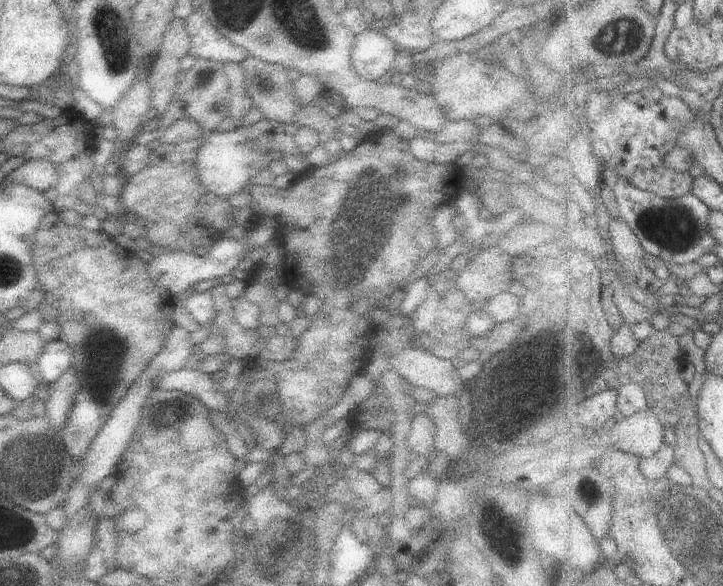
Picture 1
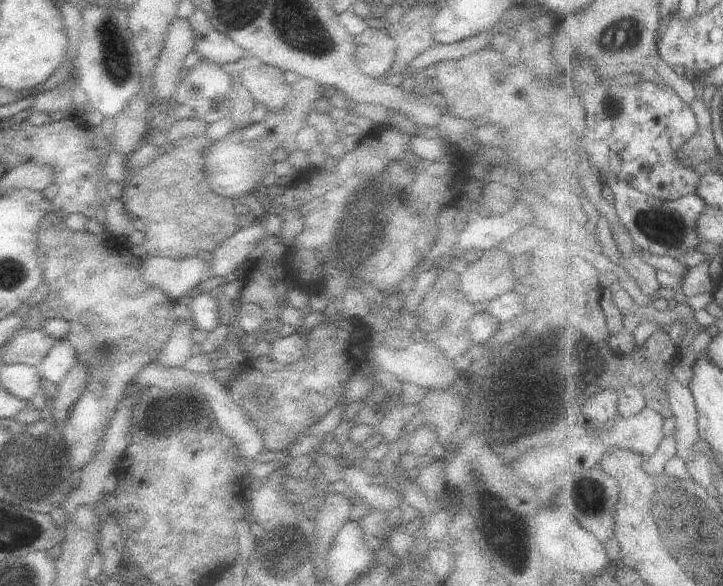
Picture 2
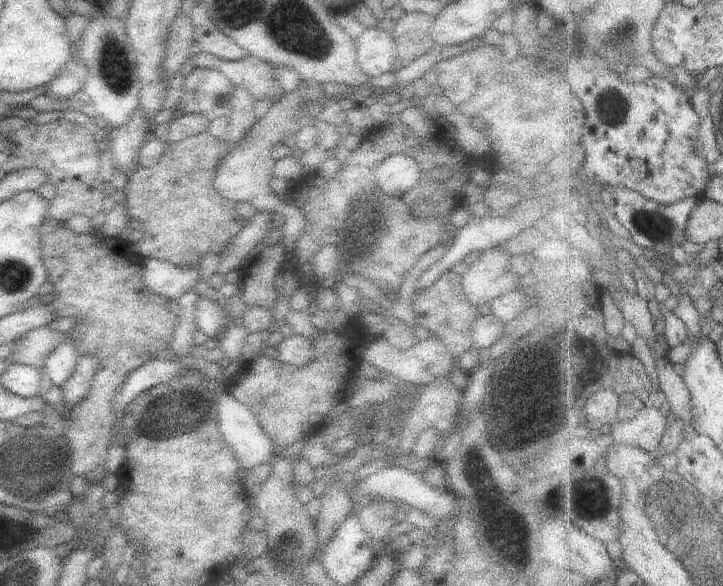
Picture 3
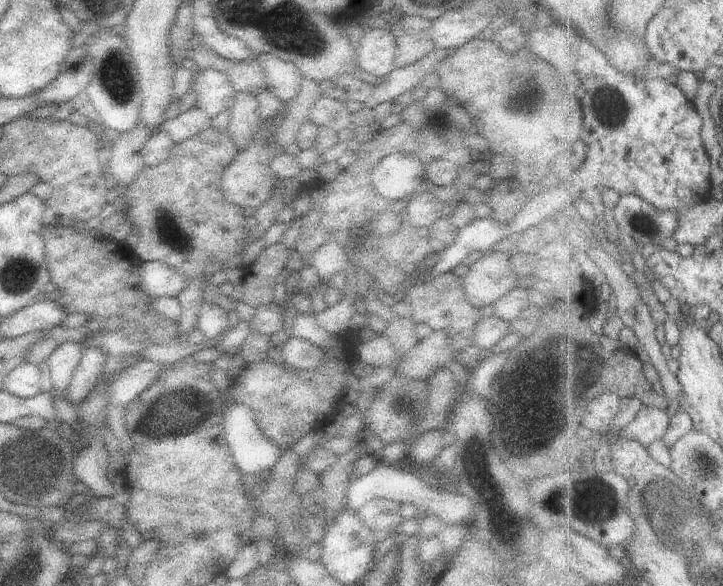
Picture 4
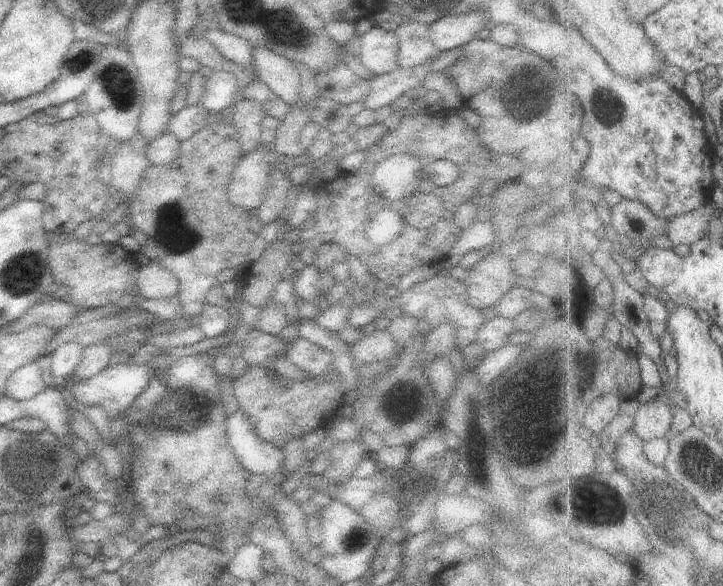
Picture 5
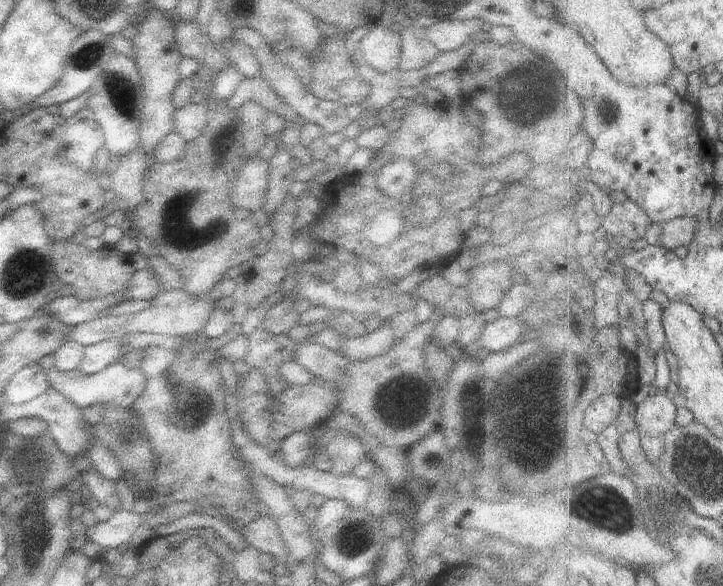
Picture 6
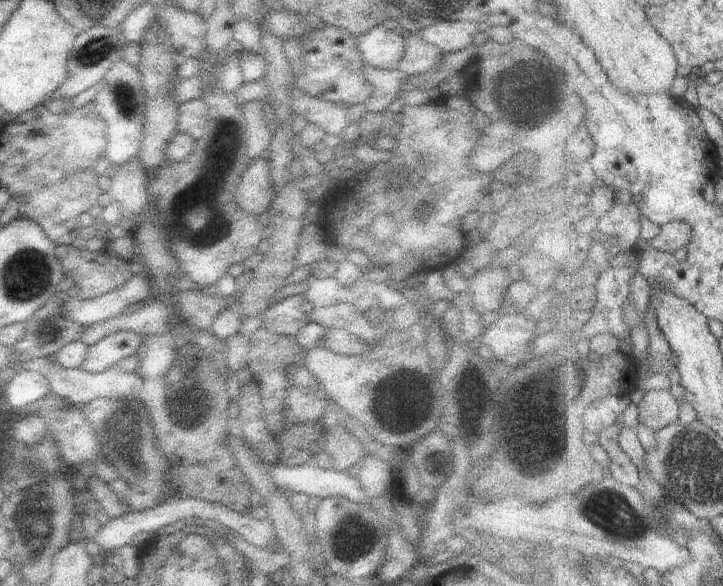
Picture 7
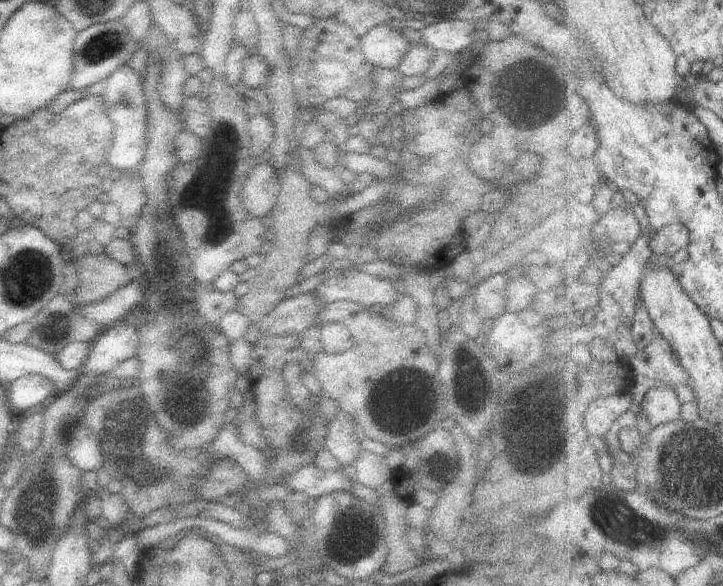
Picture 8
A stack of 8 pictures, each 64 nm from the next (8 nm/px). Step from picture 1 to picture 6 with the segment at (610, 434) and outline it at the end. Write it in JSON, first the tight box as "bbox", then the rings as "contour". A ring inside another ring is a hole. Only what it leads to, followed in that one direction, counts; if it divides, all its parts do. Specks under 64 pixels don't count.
{"bbox":[636,391,679,437],"contour":[[[658,391],[638,404],[636,428],[652,437],[661,437],[676,424],[679,409],[670,397],[671,393]]]}

